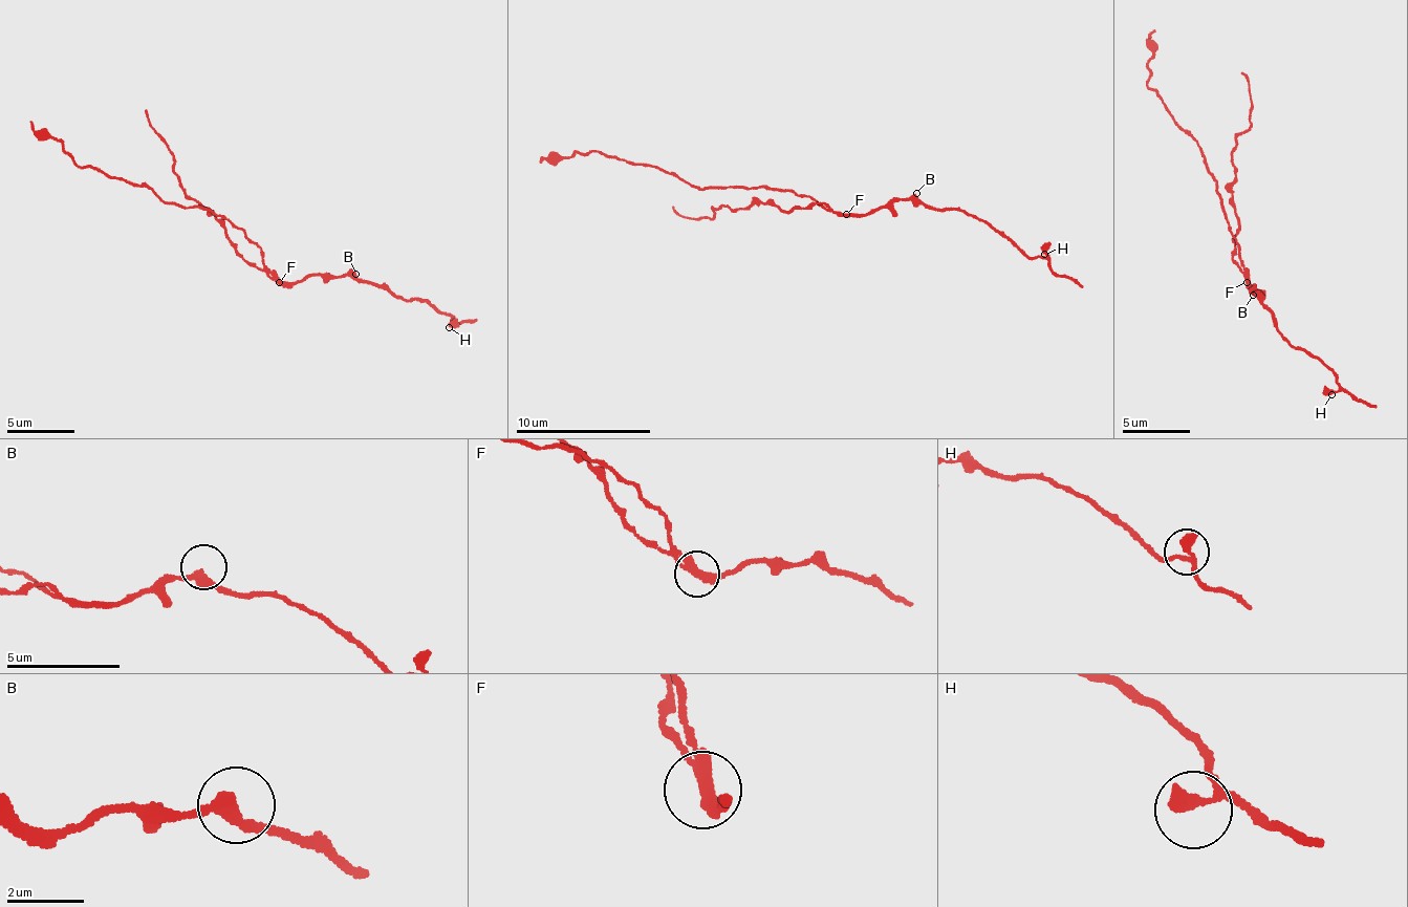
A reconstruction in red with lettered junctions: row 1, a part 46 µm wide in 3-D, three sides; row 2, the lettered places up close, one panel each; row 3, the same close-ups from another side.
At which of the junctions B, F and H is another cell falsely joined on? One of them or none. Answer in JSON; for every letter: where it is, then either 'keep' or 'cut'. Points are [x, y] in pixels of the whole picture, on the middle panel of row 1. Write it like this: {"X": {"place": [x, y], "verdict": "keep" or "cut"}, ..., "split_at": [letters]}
{"B": {"place": [916, 193], "verdict": "keep"}, "F": {"place": [846, 214], "verdict": "cut"}, "H": {"place": [1044, 254], "verdict": "keep"}, "split_at": ["F"]}

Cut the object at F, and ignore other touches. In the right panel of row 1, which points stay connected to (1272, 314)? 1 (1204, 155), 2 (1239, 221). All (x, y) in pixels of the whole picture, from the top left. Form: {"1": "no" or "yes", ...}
{"1": "yes", "2": "no"}

